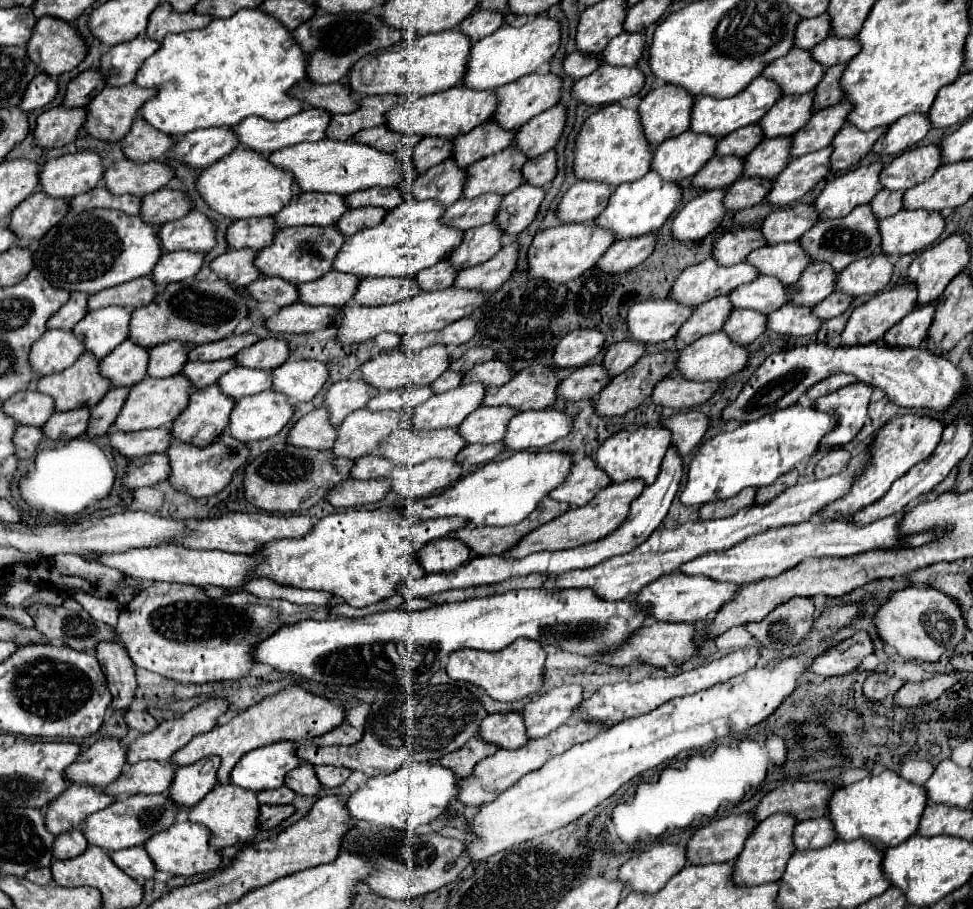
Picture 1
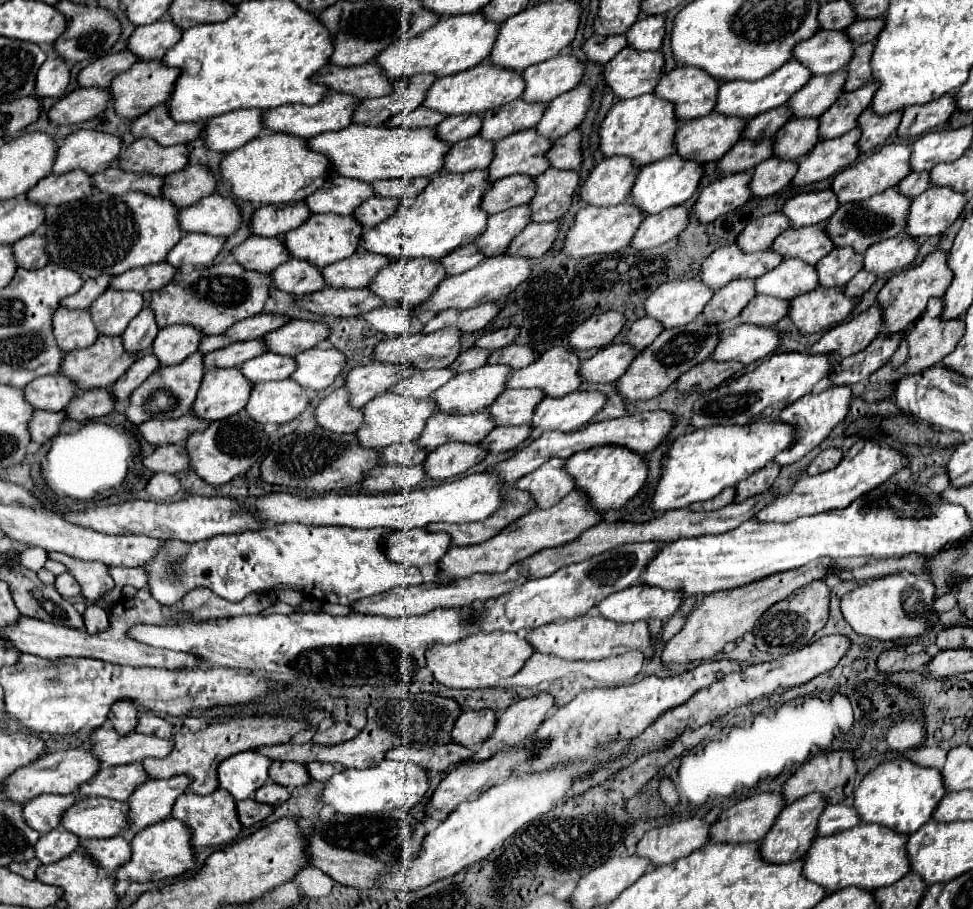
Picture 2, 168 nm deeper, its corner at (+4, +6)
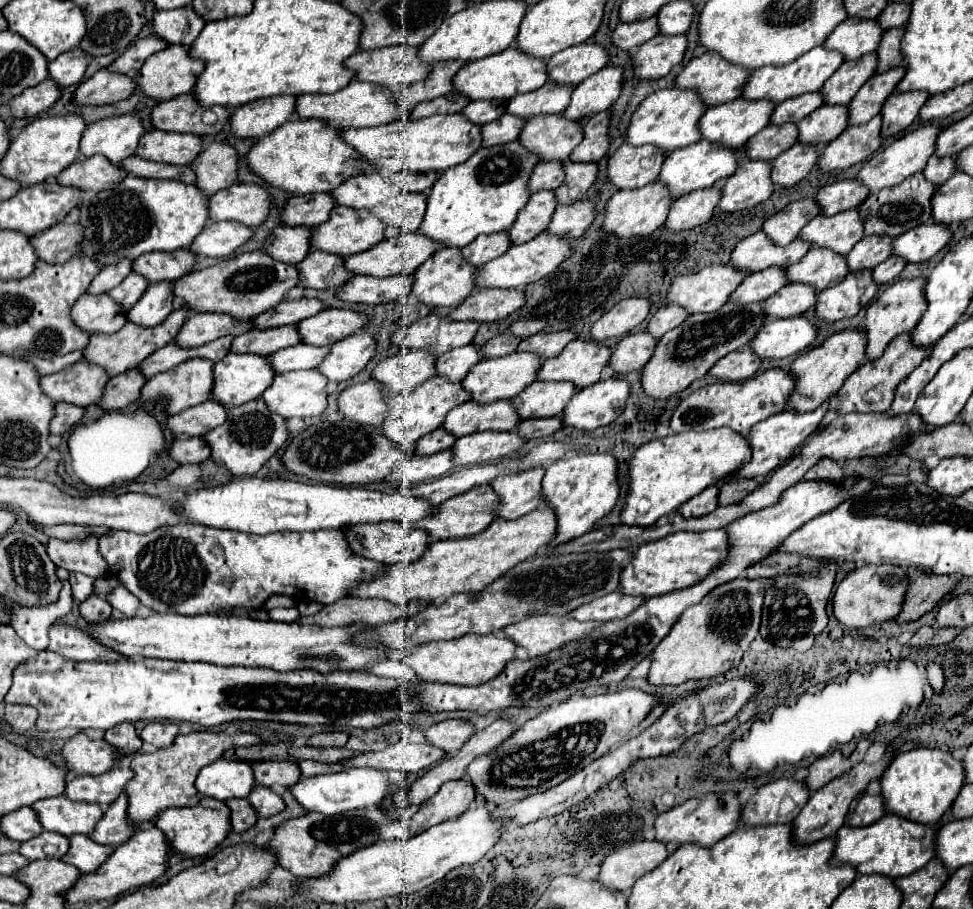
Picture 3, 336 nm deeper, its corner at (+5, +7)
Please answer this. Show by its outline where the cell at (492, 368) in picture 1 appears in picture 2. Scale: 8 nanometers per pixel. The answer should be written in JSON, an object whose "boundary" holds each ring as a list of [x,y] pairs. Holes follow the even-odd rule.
{"boundary":[[[510,344],[506,348],[500,348],[500,350],[494,350],[490,356],[488,356],[488,362],[486,364],[506,364],[510,366],[512,370],[518,370],[518,368],[524,368],[528,366],[530,362],[534,362],[534,350],[528,348],[528,346],[516,346],[516,344]]]}

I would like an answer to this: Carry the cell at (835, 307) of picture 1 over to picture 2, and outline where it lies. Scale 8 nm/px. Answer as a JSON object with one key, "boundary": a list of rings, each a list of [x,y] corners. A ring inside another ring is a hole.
{"boundary":[[[858,272],[858,276],[854,276],[846,286],[844,286],[844,292],[846,296],[850,298],[860,298],[878,278],[870,272]]]}

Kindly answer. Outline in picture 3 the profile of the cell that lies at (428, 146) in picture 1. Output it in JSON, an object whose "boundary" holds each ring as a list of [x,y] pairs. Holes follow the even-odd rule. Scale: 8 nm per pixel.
{"boundary":[[[471,101],[465,109],[463,115],[471,119],[473,123],[491,123],[497,117],[505,113],[505,101]]]}

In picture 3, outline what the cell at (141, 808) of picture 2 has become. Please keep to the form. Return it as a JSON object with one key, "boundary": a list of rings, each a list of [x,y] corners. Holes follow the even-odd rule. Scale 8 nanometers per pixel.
{"boundary":[[[121,793],[117,801],[105,809],[101,821],[95,825],[95,831],[87,833],[87,837],[101,845],[119,847],[133,833],[133,827],[127,823],[127,795]]]}

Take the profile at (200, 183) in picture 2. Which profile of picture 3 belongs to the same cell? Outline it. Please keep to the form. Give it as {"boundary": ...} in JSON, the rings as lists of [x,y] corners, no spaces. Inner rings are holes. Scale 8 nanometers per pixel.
{"boundary":[[[213,141],[205,151],[199,153],[191,167],[197,173],[197,187],[207,195],[213,195],[237,181],[237,151],[229,143]]]}

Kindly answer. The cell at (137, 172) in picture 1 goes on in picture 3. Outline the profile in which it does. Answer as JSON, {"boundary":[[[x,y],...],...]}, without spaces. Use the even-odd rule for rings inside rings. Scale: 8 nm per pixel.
{"boundary":[[[147,131],[141,137],[137,155],[151,161],[171,163],[171,165],[189,165],[203,149],[203,137],[189,133],[171,133],[171,131]]]}

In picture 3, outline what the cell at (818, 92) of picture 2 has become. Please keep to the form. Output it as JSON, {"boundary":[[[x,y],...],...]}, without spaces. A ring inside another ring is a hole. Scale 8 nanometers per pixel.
{"boundary":[[[877,51],[853,61],[845,61],[843,67],[821,89],[821,93],[825,95],[825,103],[849,105],[863,83],[875,75],[873,67],[877,67]]]}

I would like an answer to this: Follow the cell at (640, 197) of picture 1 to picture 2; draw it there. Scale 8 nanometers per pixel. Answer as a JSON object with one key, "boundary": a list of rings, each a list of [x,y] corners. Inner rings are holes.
{"boundary":[[[672,154],[672,156],[666,156],[658,162],[652,162],[652,164],[646,164],[644,168],[640,168],[640,172],[636,174],[634,186],[628,194],[628,200],[644,214],[658,214],[666,208],[684,204],[696,192],[700,178],[702,178],[702,166],[698,162],[684,160],[676,154]]]}

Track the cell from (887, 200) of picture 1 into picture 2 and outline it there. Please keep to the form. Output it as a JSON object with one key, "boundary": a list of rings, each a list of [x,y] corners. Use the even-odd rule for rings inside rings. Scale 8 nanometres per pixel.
{"boundary":[[[910,172],[904,180],[894,186],[902,196],[914,198],[928,188],[928,172]]]}

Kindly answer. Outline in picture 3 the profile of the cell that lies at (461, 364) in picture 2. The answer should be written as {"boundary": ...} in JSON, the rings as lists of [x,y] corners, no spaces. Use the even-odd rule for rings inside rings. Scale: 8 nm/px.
{"boundary":[[[501,333],[497,337],[493,337],[489,343],[483,345],[483,353],[485,353],[485,359],[491,359],[491,357],[501,357],[501,355],[509,355],[515,351],[517,343],[521,343],[521,339],[517,339],[515,335],[507,335],[507,333]]]}

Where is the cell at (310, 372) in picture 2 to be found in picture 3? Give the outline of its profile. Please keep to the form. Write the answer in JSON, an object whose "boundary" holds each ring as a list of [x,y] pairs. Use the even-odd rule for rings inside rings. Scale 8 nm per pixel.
{"boundary":[[[359,331],[331,345],[329,355],[317,367],[329,381],[347,381],[375,357],[377,341],[369,331]]]}

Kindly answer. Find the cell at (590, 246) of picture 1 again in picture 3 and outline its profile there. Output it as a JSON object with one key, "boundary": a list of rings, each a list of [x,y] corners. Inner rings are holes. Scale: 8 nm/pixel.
{"boundary":[[[651,183],[641,189],[629,189],[629,191],[617,191],[609,203],[607,203],[607,215],[605,215],[605,233],[615,233],[619,237],[647,237],[657,227],[661,227],[669,215],[669,207],[675,199],[669,199],[669,191],[661,187],[661,183]]]}

